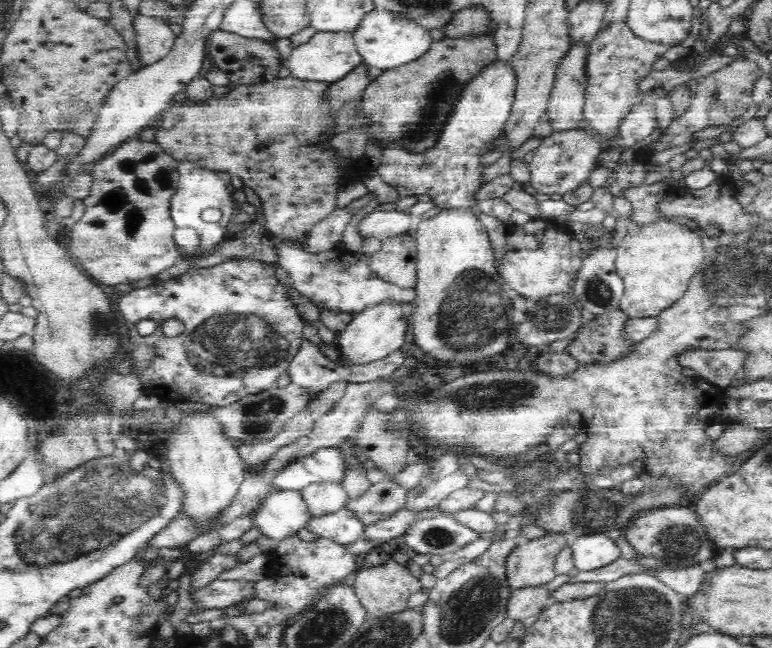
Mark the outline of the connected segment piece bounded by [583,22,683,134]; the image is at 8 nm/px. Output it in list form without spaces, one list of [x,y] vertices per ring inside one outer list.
[[[610,22],[590,40],[590,58],[588,58],[588,90],[583,106],[583,123],[599,130],[602,134],[612,134],[626,110],[641,101],[640,81],[652,72],[656,60],[662,60],[664,54],[682,43],[658,43],[644,39],[630,30],[628,22]]]

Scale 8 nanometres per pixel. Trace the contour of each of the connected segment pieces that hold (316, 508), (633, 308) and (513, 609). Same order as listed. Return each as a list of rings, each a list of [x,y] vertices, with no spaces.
[[[331,479],[314,482],[302,490],[312,517],[341,510],[348,500],[340,480]]]
[[[673,221],[645,224],[618,242],[616,266],[625,290],[619,306],[630,317],[659,315],[687,290],[687,284],[705,261],[701,234]]]
[[[542,582],[513,588],[507,604],[507,616],[514,620],[524,620],[540,612],[551,600],[545,586],[546,582]]]

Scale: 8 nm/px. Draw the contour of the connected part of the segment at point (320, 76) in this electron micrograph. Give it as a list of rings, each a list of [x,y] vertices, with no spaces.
[[[318,31],[309,42],[294,47],[292,53],[288,56],[288,60],[284,63],[290,69],[292,77],[304,81],[323,81],[330,84],[344,78],[346,74],[349,74],[356,66],[364,62],[362,56],[358,53],[352,31],[336,33]]]

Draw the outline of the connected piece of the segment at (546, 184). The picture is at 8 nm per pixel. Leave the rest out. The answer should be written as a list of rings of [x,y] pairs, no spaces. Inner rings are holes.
[[[576,128],[555,132],[542,140],[542,144],[534,150],[532,162],[527,164],[530,170],[529,184],[540,193],[559,197],[587,182],[589,173],[597,168],[597,156],[600,152],[602,151],[598,142],[586,131]]]

